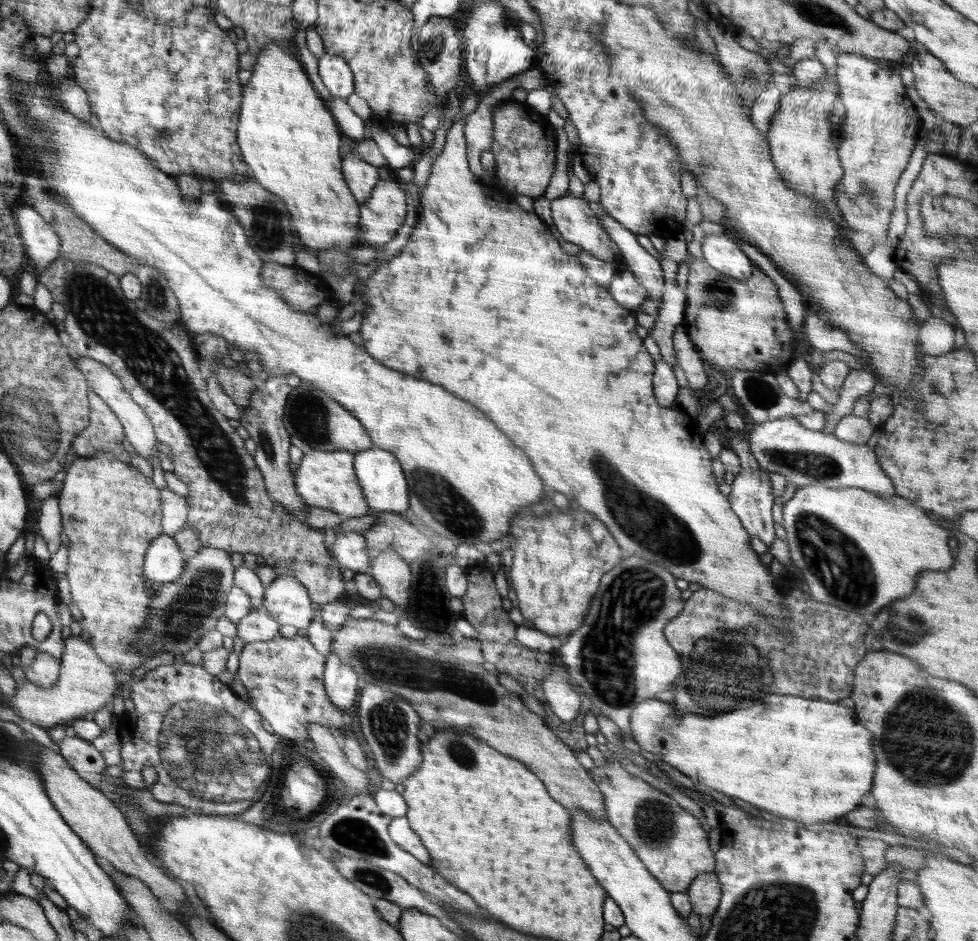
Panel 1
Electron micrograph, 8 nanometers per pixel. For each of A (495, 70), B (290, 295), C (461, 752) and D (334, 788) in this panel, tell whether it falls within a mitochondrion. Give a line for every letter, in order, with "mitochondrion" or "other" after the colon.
A: other
B: other
C: mitochondrion
D: other

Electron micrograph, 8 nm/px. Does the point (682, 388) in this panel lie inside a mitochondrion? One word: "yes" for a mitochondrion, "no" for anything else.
no

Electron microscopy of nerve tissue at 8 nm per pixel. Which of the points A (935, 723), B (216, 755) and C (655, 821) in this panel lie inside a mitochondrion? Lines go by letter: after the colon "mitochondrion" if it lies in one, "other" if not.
A: mitochondrion
B: mitochondrion
C: mitochondrion

